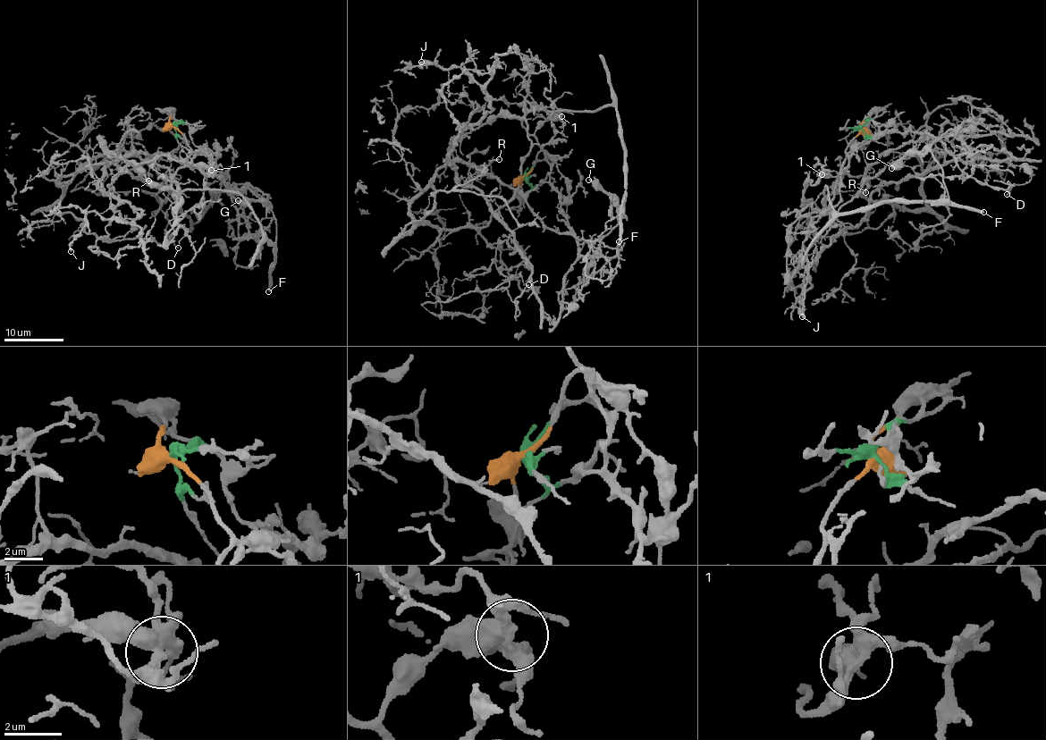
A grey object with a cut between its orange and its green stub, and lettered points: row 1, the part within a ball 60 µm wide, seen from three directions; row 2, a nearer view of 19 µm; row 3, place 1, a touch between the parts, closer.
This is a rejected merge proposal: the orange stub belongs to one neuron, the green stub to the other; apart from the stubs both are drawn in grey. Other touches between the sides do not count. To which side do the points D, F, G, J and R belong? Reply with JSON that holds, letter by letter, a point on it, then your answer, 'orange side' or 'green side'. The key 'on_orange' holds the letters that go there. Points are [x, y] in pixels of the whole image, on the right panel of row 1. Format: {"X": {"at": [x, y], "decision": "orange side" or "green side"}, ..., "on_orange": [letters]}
{"D": {"at": [1007, 194], "decision": "green side"}, "F": {"at": [983, 212], "decision": "orange side"}, "G": {"at": [891, 168], "decision": "orange side"}, "J": {"at": [802, 316], "decision": "green side"}, "R": {"at": [865, 192], "decision": "green side"}, "on_orange": ["F", "G"]}

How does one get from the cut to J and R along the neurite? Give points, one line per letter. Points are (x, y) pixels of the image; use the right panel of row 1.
J: (861, 130), (868, 120), (873, 135), (847, 170), (804, 185), (804, 203), (843, 231), (789, 279), (803, 315)
R: (861, 130), (868, 120), (868, 133), (874, 136), (886, 131), (931, 138), (884, 152), (864, 181), (865, 193)

